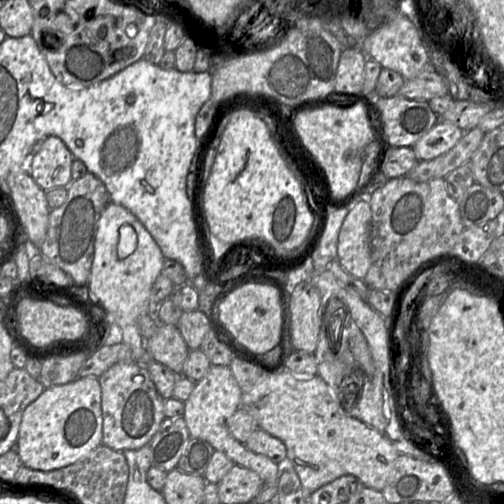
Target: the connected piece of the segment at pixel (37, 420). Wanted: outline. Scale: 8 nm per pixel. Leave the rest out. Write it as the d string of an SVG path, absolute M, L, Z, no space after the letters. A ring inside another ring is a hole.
M77 377L73 381L46 388L23 412L14 449L23 466L52 471L85 458L102 445L102 391L99 377Z

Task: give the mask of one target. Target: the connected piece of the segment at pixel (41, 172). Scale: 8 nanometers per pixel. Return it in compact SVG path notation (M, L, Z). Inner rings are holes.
M55 136L46 137L40 150L28 161L28 172L44 191L68 187L72 181L71 165L74 156L64 141Z

